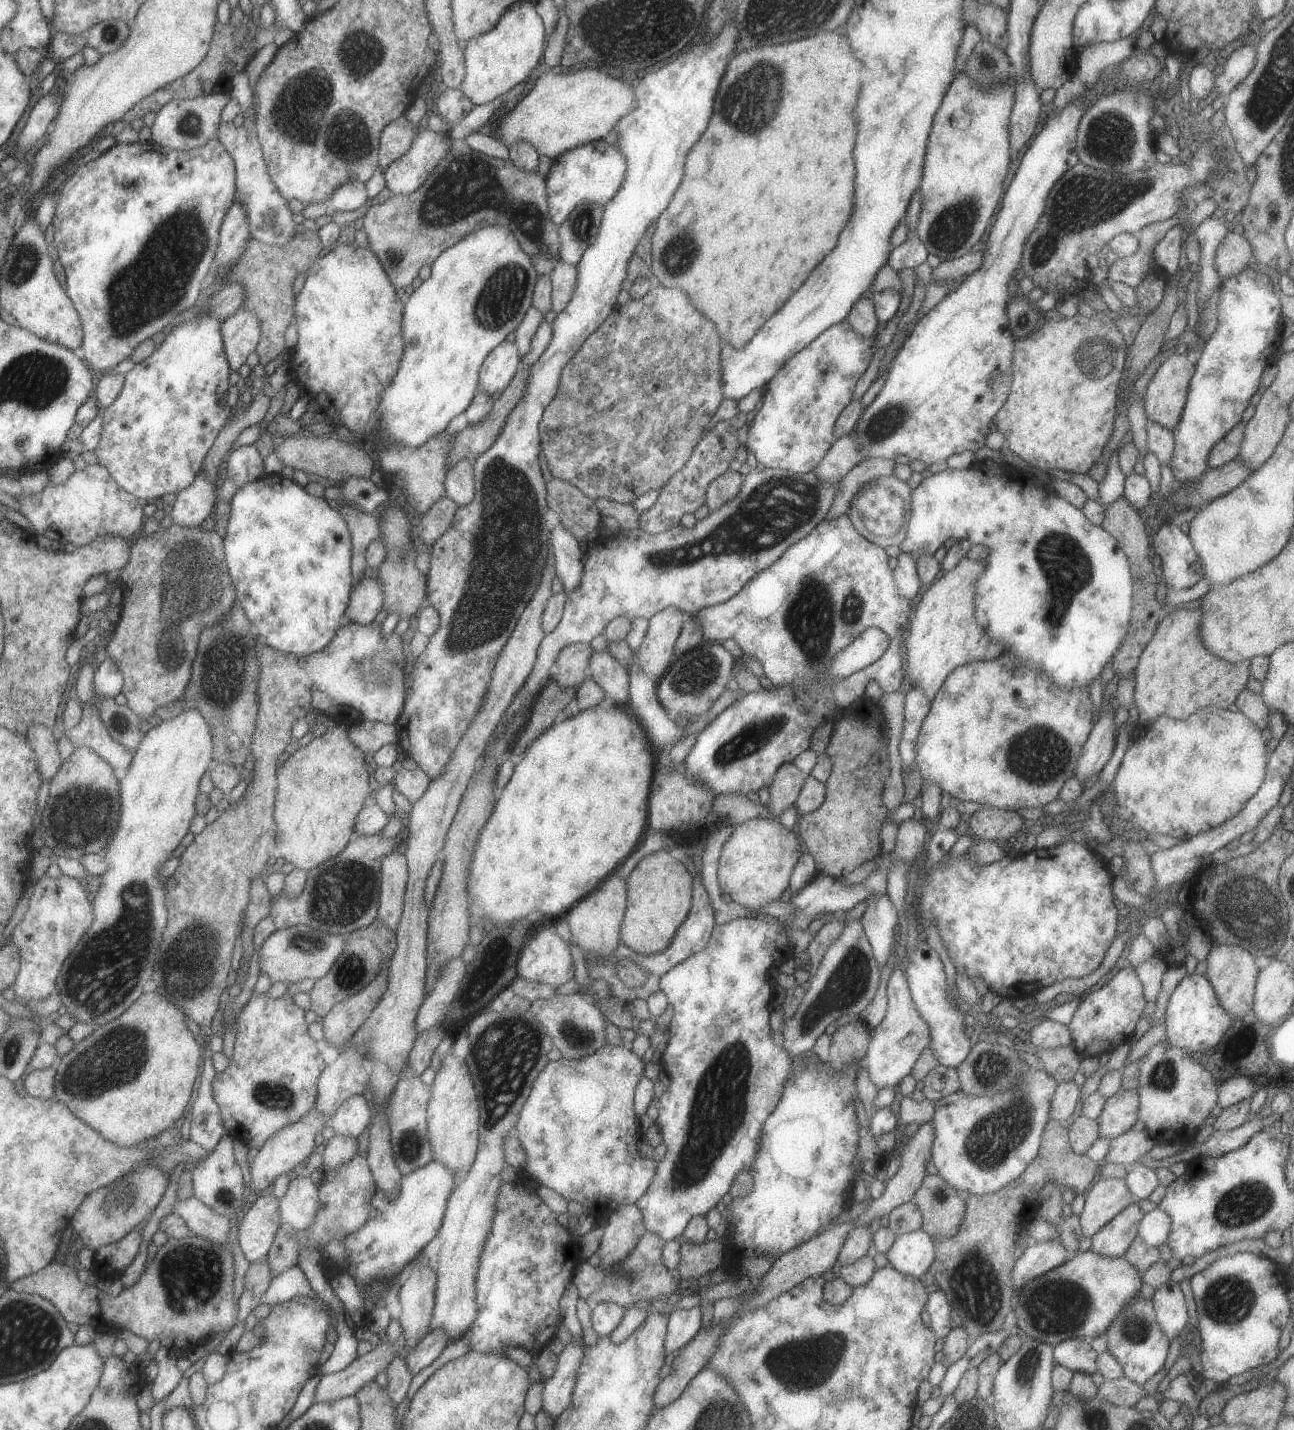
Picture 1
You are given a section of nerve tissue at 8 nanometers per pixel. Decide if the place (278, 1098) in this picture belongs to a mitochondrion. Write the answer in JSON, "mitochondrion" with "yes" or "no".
{"mitochondrion":"yes"}

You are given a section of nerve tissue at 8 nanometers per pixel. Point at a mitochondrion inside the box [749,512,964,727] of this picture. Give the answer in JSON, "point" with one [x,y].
{"point":[811,619]}

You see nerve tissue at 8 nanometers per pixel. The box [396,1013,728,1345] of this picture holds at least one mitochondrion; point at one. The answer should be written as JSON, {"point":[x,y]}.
{"point":[577,1037]}

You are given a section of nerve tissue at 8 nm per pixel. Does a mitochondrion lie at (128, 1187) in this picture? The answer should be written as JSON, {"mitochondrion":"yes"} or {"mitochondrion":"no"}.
{"mitochondrion":"yes"}

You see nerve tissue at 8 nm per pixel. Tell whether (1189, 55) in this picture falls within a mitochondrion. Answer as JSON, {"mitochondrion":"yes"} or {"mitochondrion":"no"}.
{"mitochondrion":"no"}

